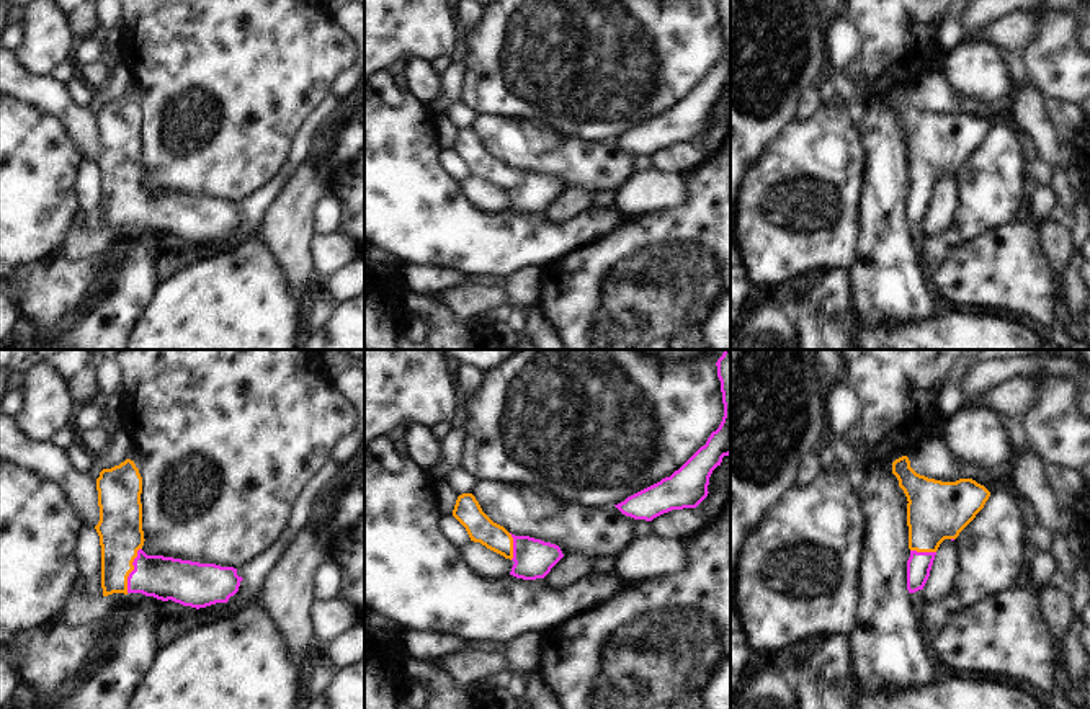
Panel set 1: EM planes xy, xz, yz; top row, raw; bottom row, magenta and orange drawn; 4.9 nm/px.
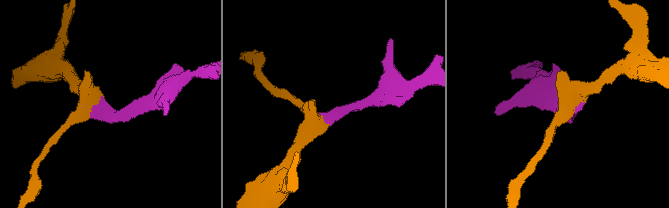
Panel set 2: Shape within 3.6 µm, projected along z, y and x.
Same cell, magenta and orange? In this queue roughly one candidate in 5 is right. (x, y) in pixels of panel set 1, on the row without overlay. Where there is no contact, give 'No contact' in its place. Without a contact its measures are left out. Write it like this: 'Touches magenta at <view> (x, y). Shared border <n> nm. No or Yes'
Touches magenta at xy (133, 205). Shared border 240 nm. Yes

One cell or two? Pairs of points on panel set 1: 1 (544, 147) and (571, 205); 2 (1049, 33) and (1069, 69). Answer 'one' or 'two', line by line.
1: two
2: one

